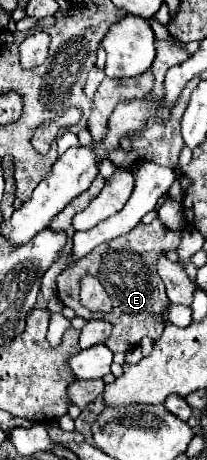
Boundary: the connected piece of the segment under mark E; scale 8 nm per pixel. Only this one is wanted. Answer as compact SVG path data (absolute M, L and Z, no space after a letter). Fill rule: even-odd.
M154 219L150 225L138 223L132 231L98 245L90 255L76 261L72 267L62 271L58 275L58 299L74 309L78 317L86 319L86 307L80 303L80 281L84 275L94 275L100 279L102 287L108 291L112 299L112 313L108 315L108 321L114 325L112 337L108 337L106 347L110 351L130 351L134 349L142 337L158 339L164 331L162 315L168 307L168 297L164 291L164 283L160 281L156 273L156 261L158 257L168 251L176 249L180 245L180 233L172 233L162 225L160 219Z

